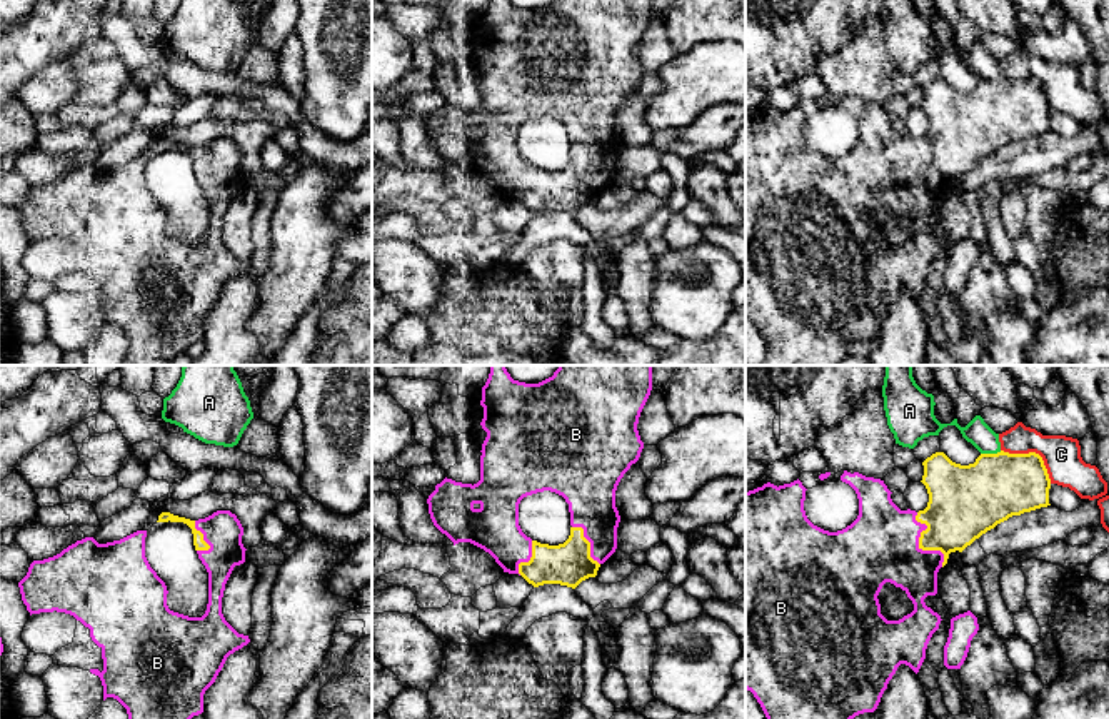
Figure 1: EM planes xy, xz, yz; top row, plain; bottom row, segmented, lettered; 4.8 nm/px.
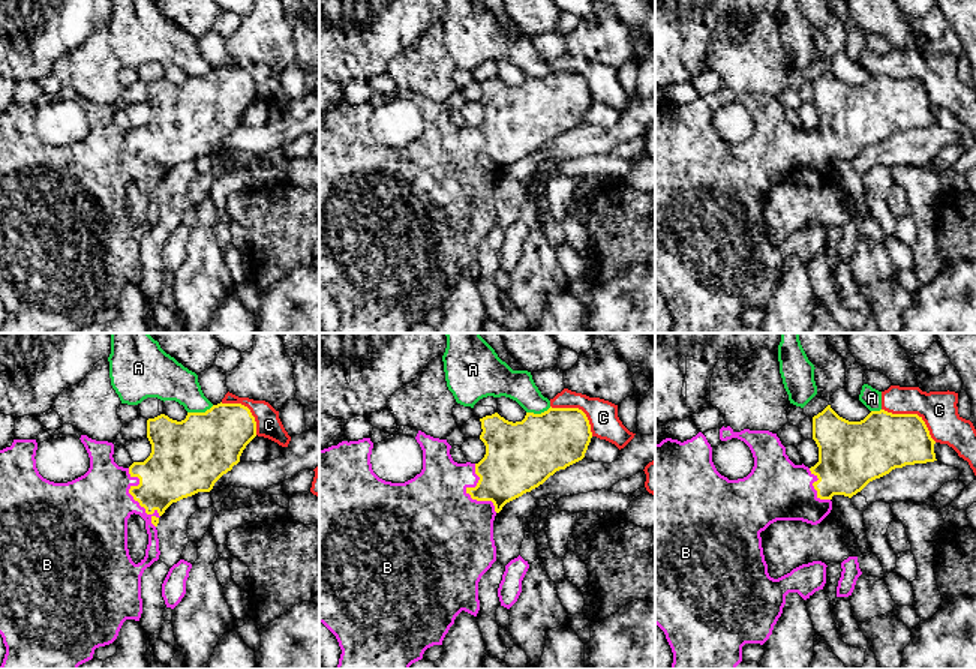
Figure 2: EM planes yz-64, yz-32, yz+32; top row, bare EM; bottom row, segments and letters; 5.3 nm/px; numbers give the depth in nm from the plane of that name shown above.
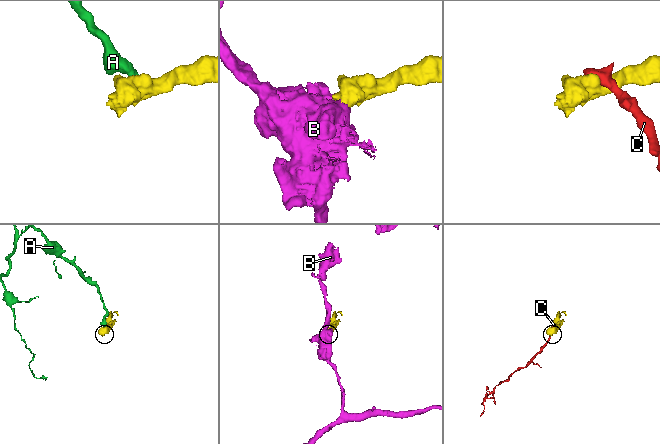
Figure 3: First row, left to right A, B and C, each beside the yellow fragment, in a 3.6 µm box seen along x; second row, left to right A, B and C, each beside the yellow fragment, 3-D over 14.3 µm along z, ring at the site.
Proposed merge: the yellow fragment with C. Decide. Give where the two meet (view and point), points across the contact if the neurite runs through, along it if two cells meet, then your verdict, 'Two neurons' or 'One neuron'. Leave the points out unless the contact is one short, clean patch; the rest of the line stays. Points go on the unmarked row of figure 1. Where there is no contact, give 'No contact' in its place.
Touches yellow at yz (1034, 79). Two neurons

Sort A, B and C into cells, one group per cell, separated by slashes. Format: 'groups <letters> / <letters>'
groups A C / B

